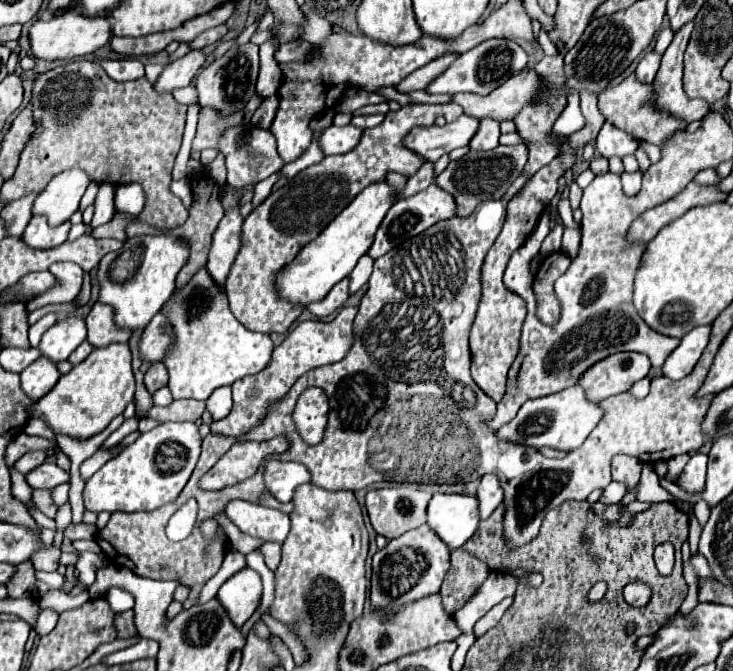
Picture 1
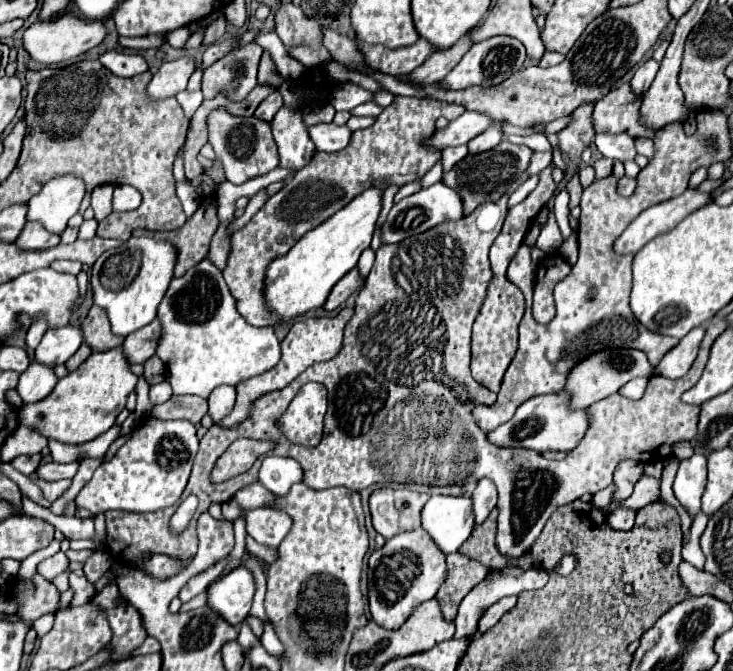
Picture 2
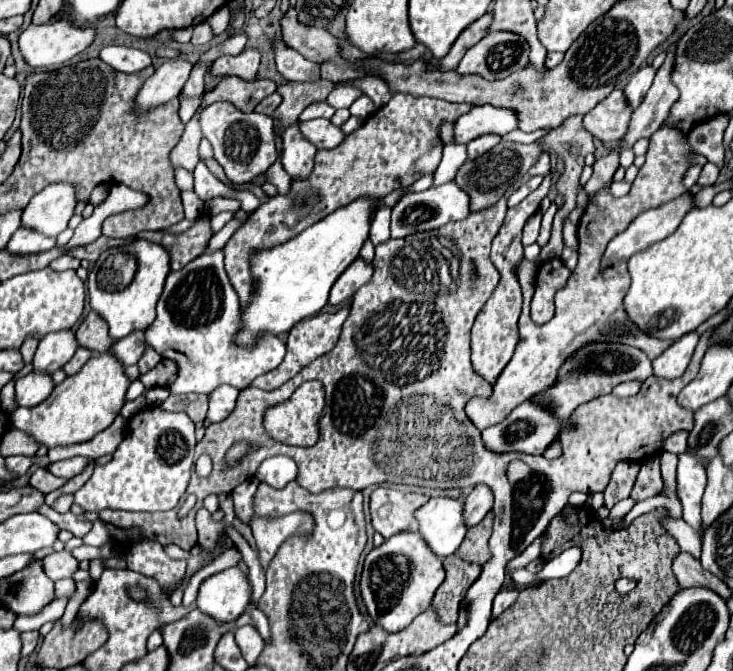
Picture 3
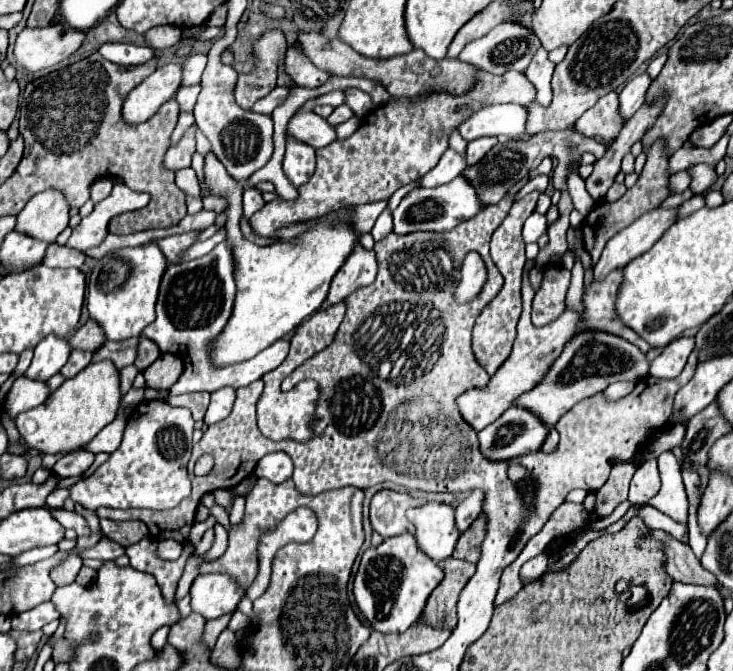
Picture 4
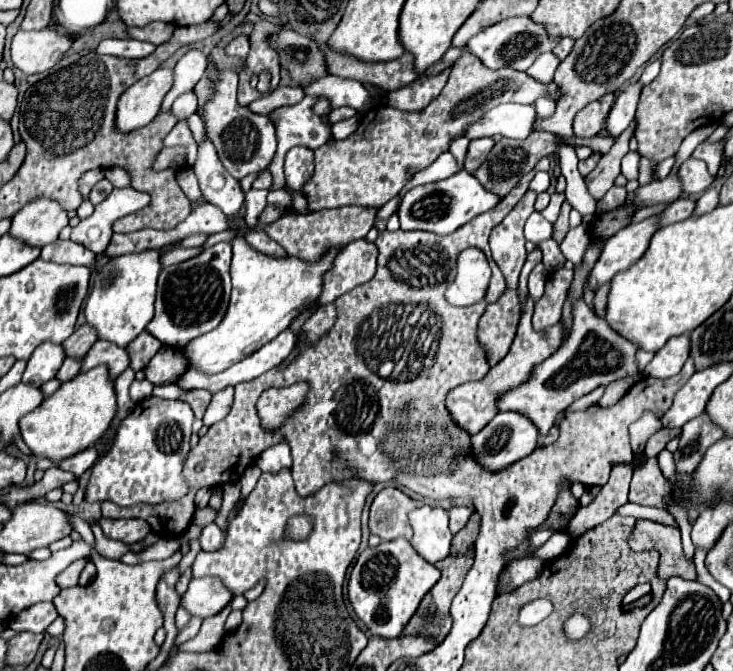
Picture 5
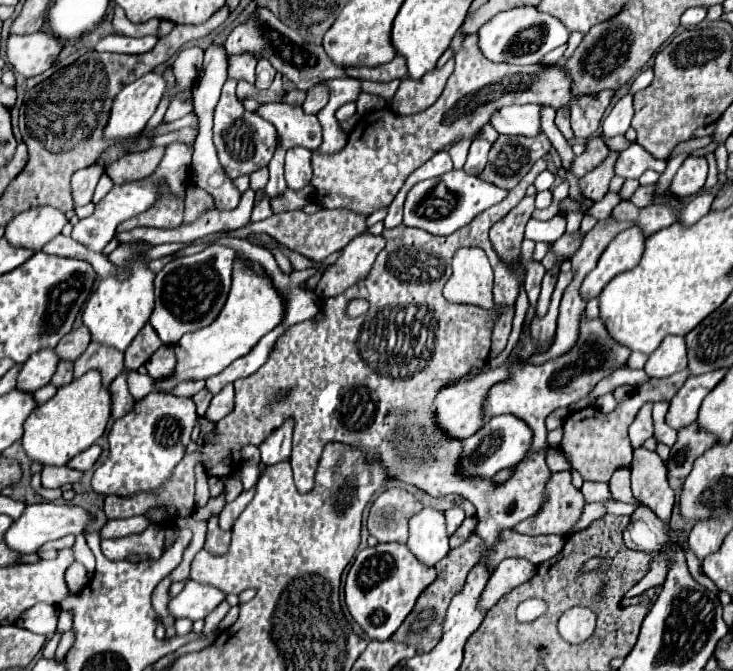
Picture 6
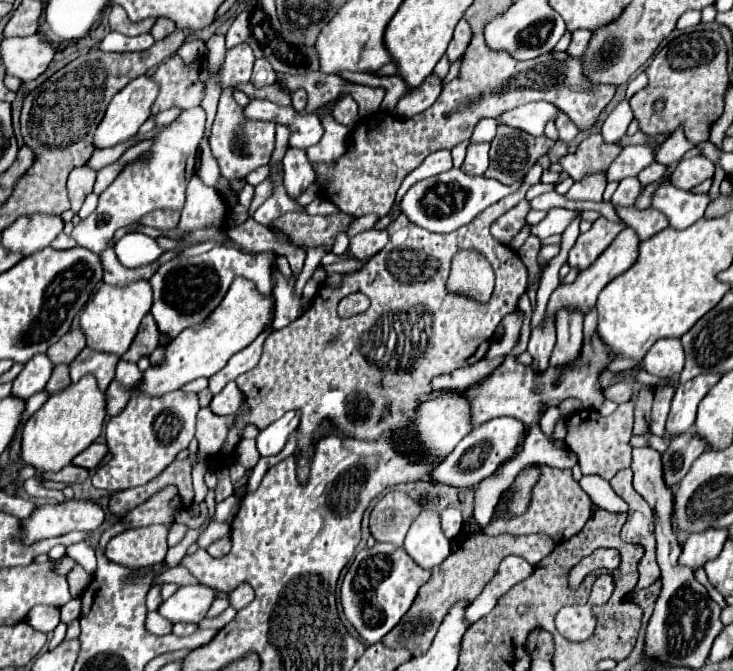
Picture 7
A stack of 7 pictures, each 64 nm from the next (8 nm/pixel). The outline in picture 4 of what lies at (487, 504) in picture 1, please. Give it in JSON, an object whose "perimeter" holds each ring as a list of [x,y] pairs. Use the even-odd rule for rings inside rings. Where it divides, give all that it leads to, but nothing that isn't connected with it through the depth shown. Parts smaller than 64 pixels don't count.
{"perimeter":[[[472,492],[464,502],[456,506],[454,522],[456,522],[458,532],[464,532],[474,522],[474,518],[482,512],[482,500],[484,500],[482,492]]]}

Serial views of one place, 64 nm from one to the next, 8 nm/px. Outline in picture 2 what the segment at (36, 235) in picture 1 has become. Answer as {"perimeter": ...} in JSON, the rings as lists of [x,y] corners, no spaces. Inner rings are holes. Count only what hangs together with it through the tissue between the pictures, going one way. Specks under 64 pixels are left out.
{"perimeter":[[[26,224],[14,244],[20,250],[48,250],[60,244],[60,236],[46,232],[44,228],[40,228],[40,224]]]}

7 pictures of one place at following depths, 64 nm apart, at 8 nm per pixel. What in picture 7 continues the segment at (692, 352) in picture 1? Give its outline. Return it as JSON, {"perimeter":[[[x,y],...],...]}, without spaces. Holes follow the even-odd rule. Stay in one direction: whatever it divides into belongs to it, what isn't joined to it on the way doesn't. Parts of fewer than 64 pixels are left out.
{"perimeter":[[[678,338],[658,340],[642,362],[650,374],[680,374],[684,368],[684,350]]]}

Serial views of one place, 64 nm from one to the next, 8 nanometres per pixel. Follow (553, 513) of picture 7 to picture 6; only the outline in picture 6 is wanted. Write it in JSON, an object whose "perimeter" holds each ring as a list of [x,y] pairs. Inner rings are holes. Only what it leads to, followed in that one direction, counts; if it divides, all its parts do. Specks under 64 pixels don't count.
{"perimeter":[[[552,472],[552,476],[548,478],[546,482],[546,488],[544,488],[544,494],[546,494],[546,500],[542,502],[538,514],[522,520],[520,524],[516,524],[512,530],[520,532],[520,534],[558,534],[562,538],[570,536],[587,528],[594,520],[603,517],[604,505],[600,503],[586,504],[584,502],[584,496],[582,492],[572,484],[572,478],[570,478],[570,472]],[[586,504],[586,508],[584,508]],[[582,510],[584,510],[584,516],[582,516]],[[575,526],[575,527],[574,527]]]}

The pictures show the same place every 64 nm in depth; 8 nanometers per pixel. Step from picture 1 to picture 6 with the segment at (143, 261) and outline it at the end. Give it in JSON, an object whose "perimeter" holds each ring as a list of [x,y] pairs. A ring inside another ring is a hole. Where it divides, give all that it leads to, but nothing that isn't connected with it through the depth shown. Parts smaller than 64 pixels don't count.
{"perimeter":[[[136,262],[130,266],[132,274],[128,280],[116,280],[116,278],[104,278],[100,280],[96,292],[86,302],[86,308],[82,312],[82,322],[92,334],[92,342],[100,342],[104,346],[116,348],[124,352],[134,336],[140,332],[140,328],[148,322],[152,308],[154,308],[154,274],[148,272],[146,262]]]}

